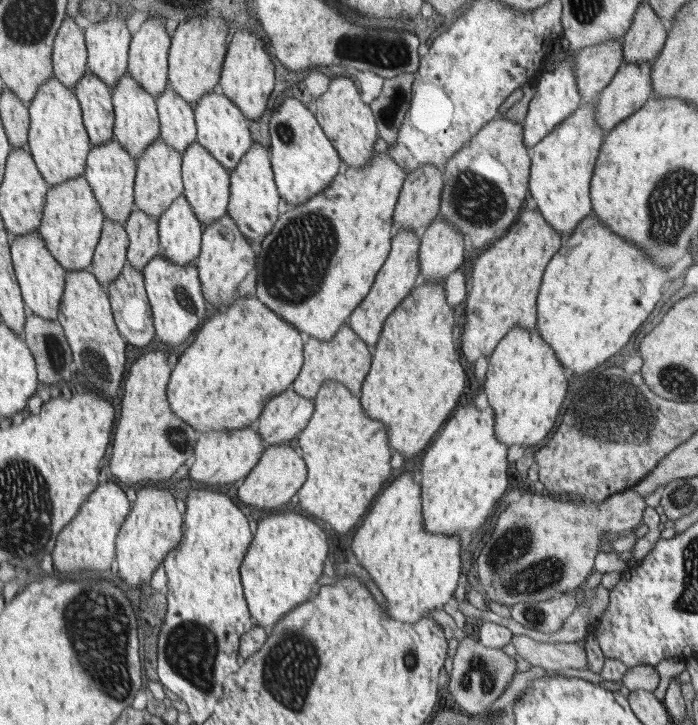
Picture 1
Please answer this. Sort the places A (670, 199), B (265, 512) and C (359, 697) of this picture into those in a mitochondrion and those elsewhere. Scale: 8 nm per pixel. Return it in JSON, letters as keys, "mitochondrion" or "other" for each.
{"A":"mitochondrion","B":"other","C":"other"}

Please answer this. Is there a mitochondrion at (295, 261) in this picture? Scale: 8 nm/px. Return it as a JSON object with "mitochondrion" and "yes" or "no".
{"mitochondrion":"yes"}

